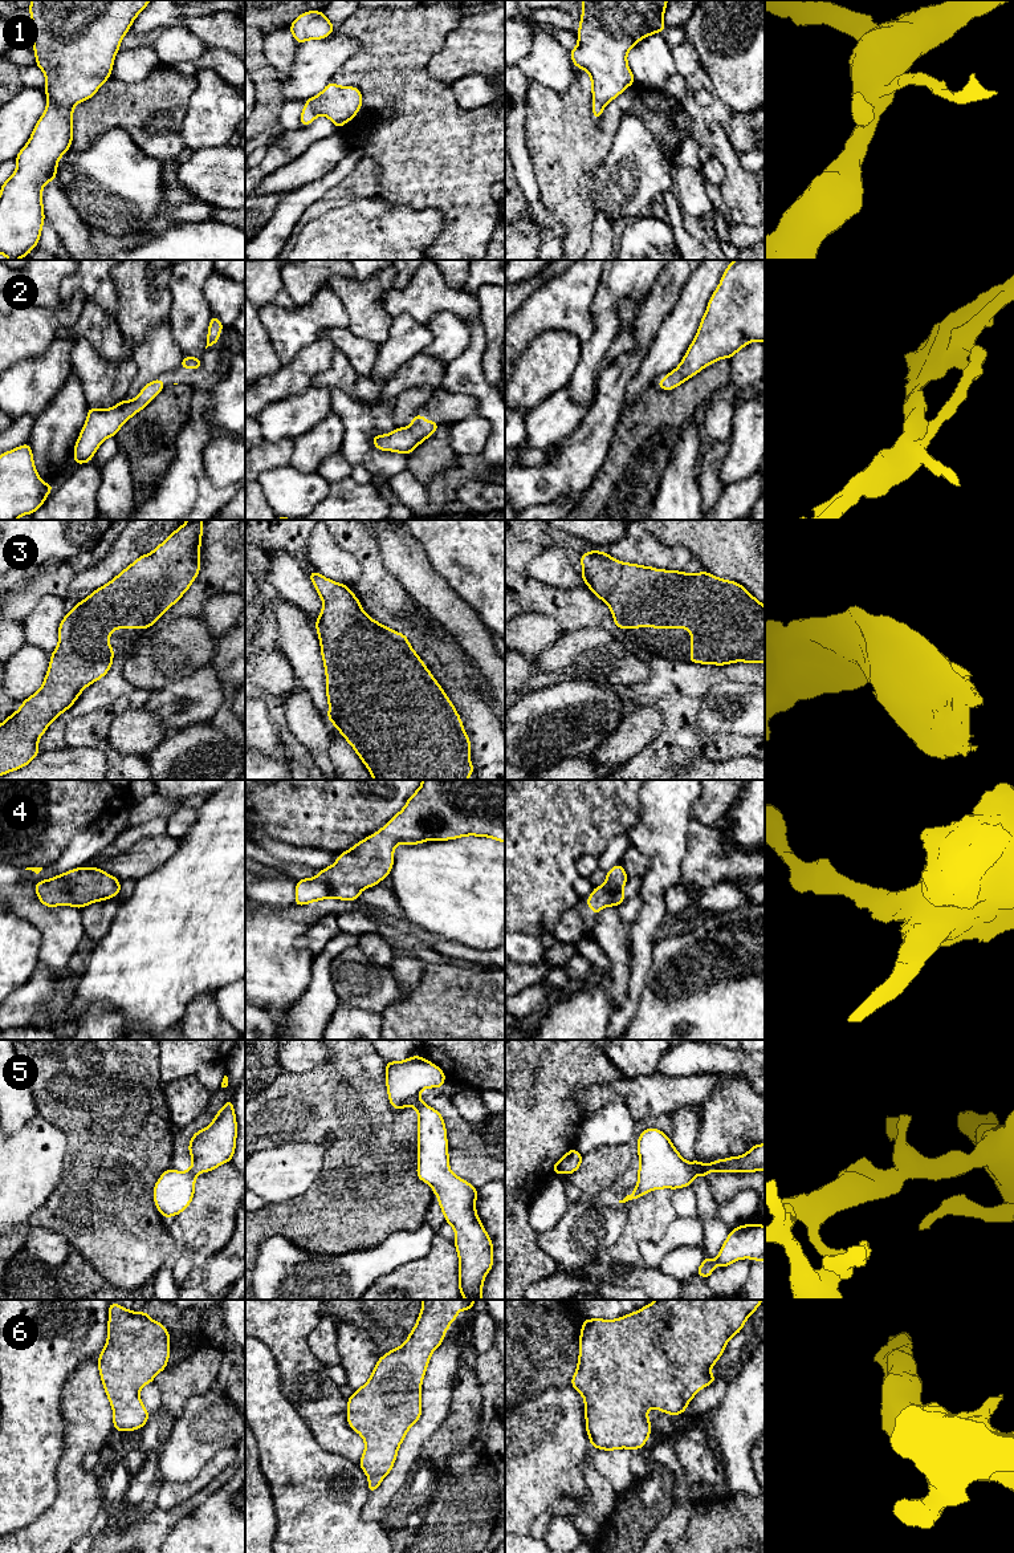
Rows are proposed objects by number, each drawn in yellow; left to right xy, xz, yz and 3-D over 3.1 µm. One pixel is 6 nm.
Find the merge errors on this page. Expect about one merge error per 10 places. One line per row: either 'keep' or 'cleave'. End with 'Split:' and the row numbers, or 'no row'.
1: keep
2: keep
3: keep
4: keep
5: keep
6: keep
Split: no row

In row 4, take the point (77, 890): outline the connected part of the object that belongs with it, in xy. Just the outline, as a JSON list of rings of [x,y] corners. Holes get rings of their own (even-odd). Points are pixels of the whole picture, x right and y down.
[[[78,867],[36,883],[38,901],[45,907],[85,906],[111,899],[121,893],[121,882],[98,867]]]

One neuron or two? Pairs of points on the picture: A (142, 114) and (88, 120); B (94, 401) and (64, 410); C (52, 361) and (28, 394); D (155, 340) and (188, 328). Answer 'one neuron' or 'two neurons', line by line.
A: one neuron
B: two neurons
C: one neuron
D: two neurons

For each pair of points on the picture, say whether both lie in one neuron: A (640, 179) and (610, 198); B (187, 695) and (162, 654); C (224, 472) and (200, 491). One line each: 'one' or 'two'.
A: one
B: two
C: two

